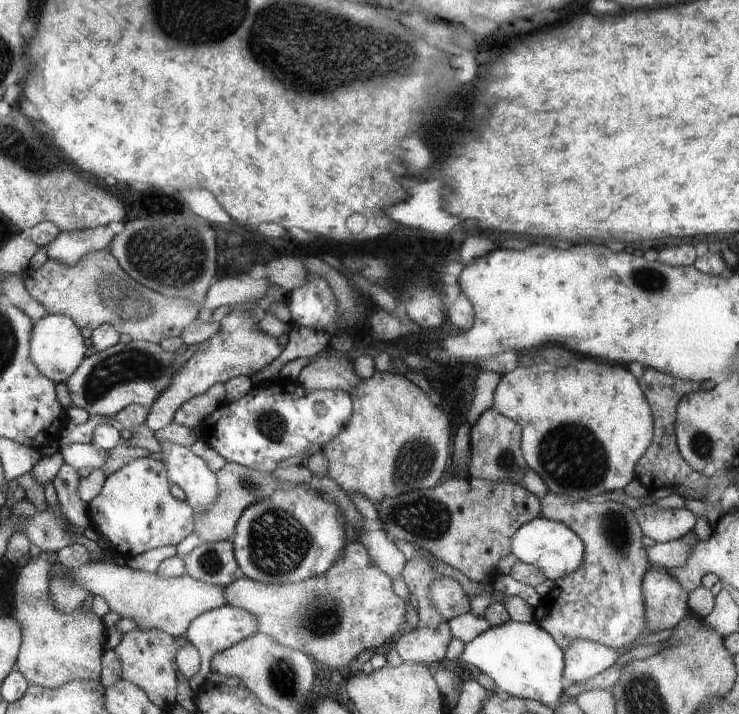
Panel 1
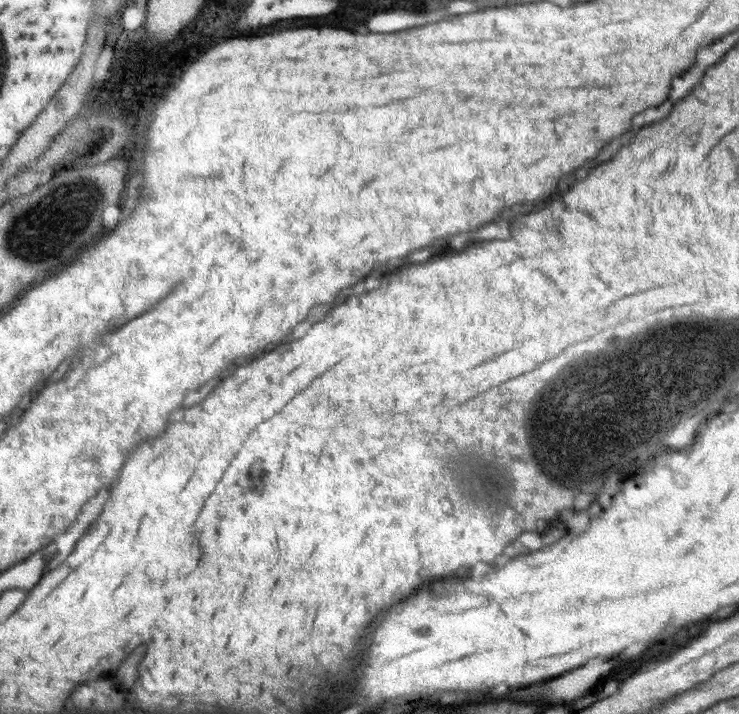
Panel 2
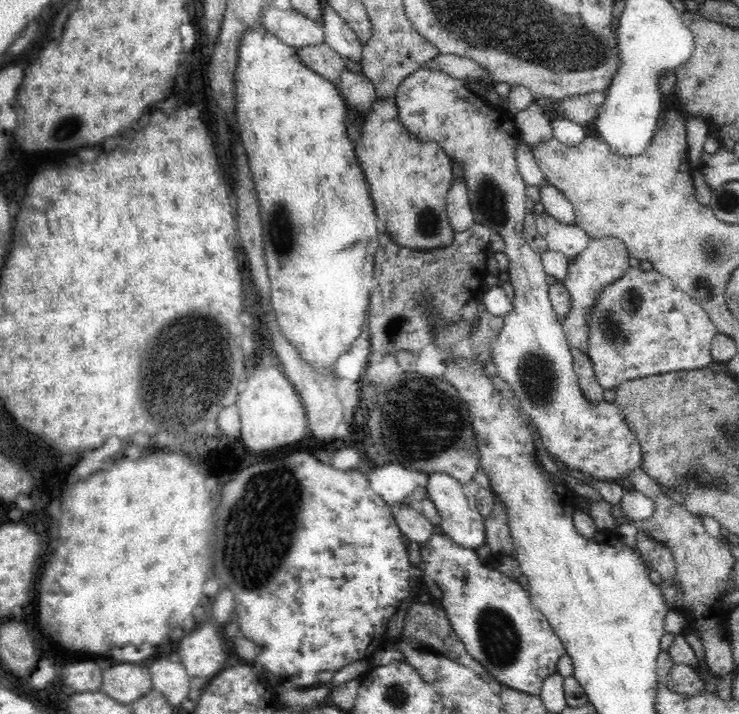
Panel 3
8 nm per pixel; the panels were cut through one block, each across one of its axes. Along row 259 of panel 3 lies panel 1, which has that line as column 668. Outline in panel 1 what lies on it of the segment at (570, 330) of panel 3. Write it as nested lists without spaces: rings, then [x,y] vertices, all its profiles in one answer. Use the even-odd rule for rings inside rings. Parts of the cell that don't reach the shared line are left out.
[[[647,568],[641,580],[645,626],[649,634],[673,630],[687,614],[687,592],[665,570]]]

